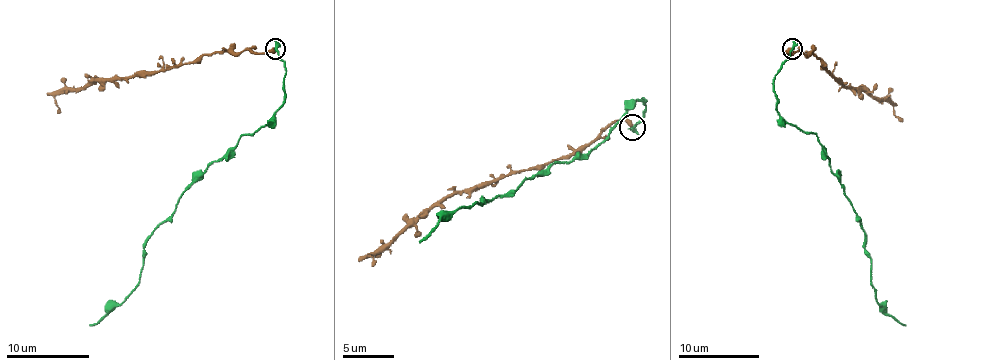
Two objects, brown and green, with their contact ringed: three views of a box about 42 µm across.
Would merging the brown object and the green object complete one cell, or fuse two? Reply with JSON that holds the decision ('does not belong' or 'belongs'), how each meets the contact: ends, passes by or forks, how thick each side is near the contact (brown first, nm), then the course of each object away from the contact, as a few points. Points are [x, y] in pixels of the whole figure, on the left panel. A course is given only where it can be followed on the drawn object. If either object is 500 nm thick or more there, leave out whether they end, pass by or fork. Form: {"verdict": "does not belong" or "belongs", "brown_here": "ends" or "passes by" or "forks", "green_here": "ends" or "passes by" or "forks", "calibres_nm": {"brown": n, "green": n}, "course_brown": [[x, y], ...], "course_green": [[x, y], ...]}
{"verdict": "does not belong", "brown_here": "ends", "green_here": "passes by", "calibres_nm": {"brown": 380, "green": 240}, "course_brown": [[273, 49], [267, 53], [240, 51], [202, 54], [170, 70], [101, 79], [60, 90], [54, 97], [60, 112]], "course_green": [[276, 49], [286, 69], [284, 104], [182, 194], [146, 241], [138, 285], [89, 326]]}

